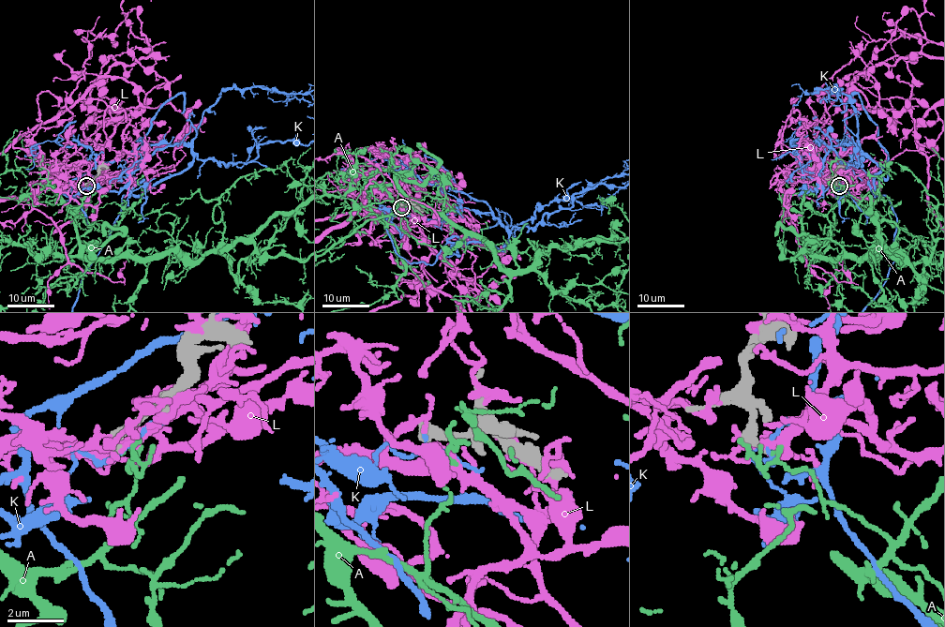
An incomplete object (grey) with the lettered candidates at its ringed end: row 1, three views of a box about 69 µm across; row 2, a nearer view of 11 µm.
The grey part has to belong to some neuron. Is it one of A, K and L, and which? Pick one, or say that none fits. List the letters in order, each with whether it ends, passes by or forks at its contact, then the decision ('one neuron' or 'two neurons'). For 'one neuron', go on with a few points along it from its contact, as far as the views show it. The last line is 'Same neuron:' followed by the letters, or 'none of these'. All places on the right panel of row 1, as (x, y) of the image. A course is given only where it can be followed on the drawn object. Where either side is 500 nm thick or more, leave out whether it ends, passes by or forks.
A: it passes by | two neurons
K: it passes by | two neurons
L: it ends | two neurons
Same neuron: none of these

